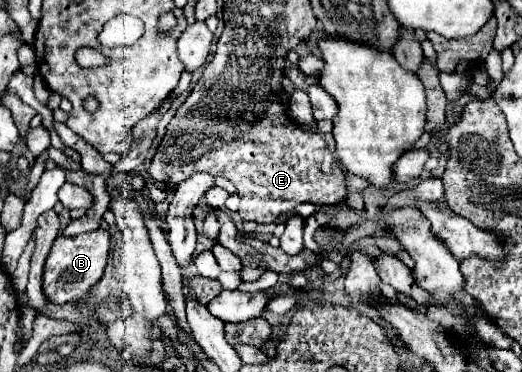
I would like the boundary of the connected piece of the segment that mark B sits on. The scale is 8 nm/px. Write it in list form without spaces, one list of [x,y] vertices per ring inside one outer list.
[[[93,230],[85,232],[81,236],[65,238],[57,236],[55,244],[47,256],[45,262],[45,274],[43,274],[43,286],[45,294],[53,304],[77,304],[85,306],[85,300],[89,296],[89,290],[99,282],[103,276],[105,264],[107,264],[107,254],[109,254],[109,232],[107,230]]]

